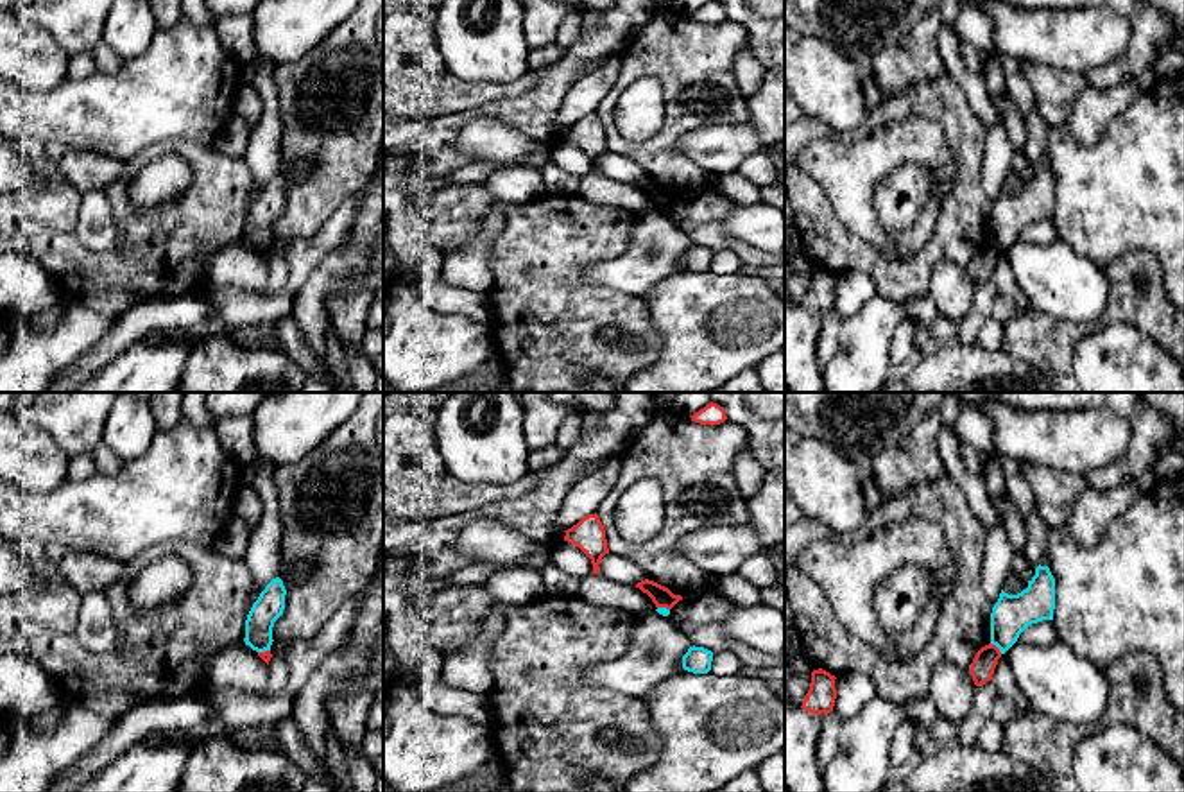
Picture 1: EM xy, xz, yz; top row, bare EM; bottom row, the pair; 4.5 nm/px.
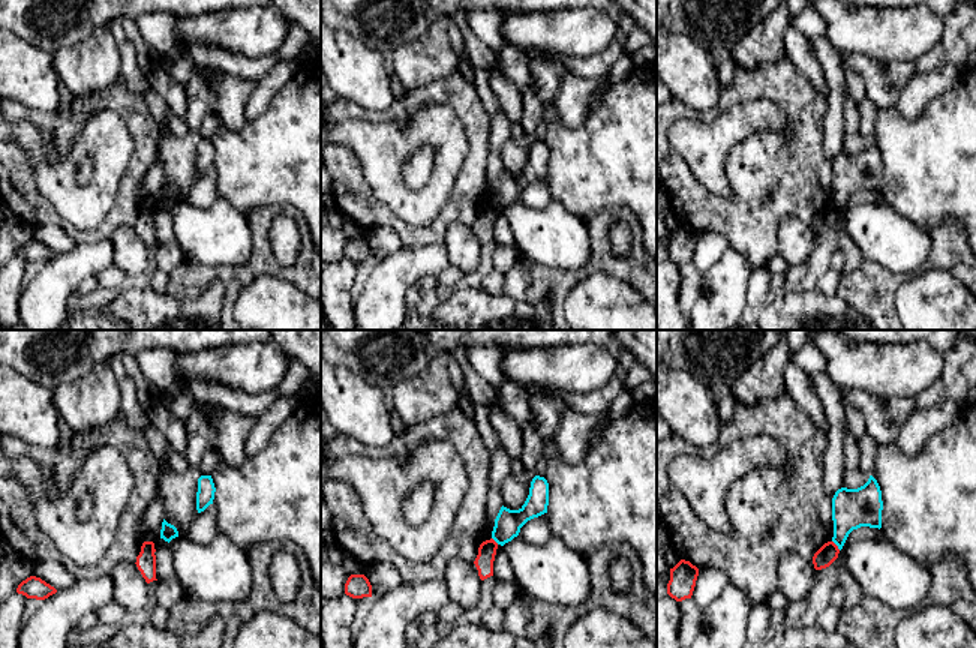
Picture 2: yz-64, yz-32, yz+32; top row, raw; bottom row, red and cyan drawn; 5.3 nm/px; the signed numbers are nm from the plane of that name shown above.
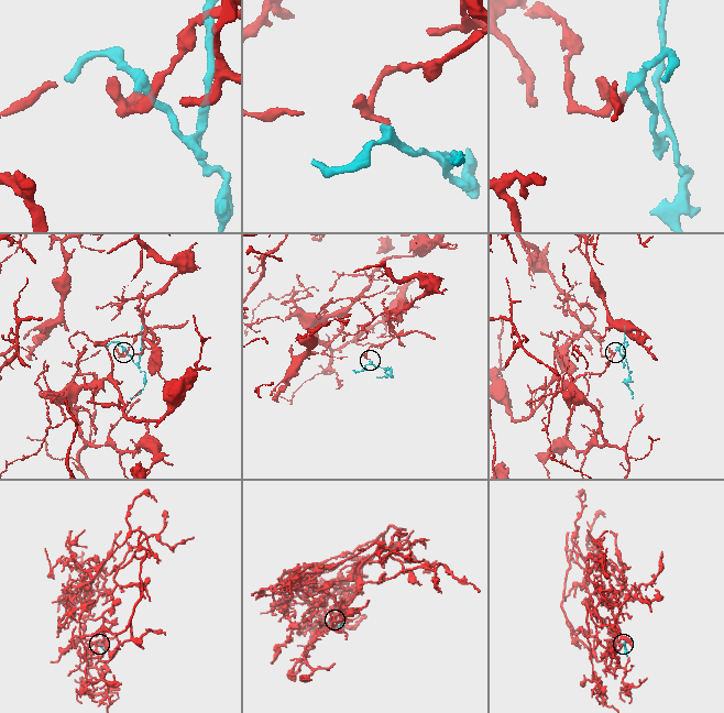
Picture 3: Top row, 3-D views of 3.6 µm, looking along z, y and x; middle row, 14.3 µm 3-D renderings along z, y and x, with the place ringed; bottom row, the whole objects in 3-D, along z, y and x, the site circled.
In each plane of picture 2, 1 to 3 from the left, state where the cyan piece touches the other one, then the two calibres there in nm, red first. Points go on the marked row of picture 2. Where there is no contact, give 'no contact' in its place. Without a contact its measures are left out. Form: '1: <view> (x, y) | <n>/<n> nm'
1: no contact
2: yz-32 (493, 540) | 100/140 nm
3: yz+32 (835, 545) | 100/220 nm

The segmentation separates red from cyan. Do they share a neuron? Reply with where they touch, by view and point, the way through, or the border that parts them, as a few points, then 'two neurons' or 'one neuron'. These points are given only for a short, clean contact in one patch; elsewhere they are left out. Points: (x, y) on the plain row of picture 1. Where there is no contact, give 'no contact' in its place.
yz (996, 246) | along yz (991, 241), (1002, 251) | two neurons

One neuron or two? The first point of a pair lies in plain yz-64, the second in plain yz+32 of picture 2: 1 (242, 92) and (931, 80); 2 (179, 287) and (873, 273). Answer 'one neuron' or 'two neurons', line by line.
1: one neuron
2: one neuron

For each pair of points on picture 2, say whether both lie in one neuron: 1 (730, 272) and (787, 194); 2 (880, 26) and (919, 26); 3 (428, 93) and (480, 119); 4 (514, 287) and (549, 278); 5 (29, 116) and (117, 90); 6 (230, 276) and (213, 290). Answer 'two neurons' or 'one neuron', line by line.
1: two neurons
2: one neuron
3: one neuron
4: one neuron
5: one neuron
6: two neurons

